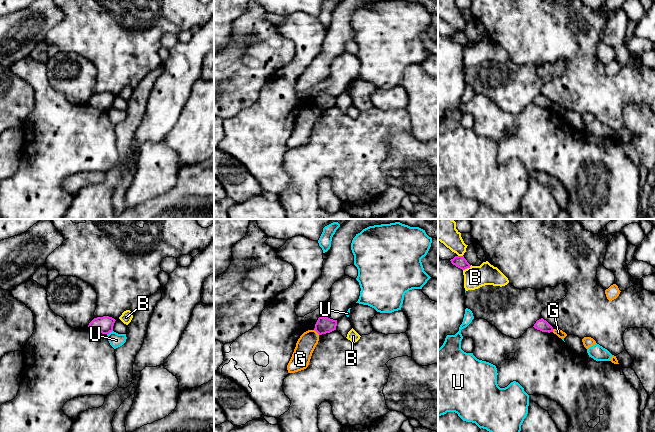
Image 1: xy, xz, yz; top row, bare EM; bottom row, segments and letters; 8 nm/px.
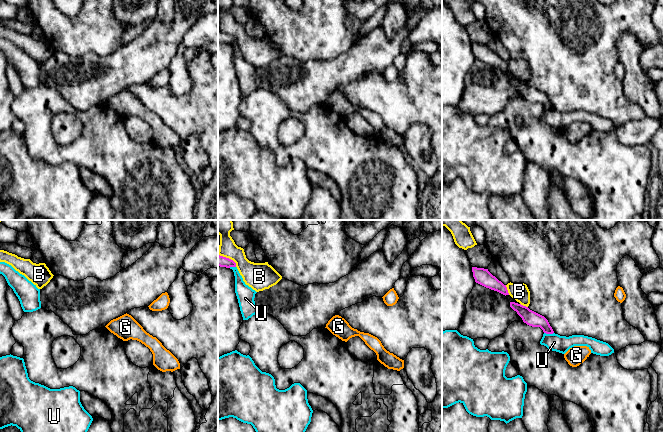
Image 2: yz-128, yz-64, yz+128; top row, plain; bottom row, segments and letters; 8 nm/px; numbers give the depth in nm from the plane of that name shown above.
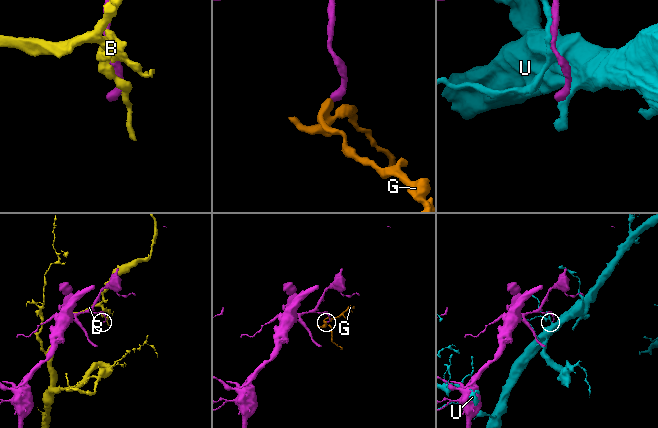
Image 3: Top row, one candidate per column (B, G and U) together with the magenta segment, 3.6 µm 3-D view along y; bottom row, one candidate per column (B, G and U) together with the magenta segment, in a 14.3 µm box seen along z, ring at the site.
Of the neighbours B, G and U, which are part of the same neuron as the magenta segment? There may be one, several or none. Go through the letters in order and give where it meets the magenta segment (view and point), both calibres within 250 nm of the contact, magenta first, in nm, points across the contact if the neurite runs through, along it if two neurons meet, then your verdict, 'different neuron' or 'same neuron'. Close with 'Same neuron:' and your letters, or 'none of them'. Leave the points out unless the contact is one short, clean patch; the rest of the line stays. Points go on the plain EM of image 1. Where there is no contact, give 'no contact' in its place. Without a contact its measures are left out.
B: contact yz (467, 43); calibres 100 and 180 nm; different neuron
G: contact xz (317, 108); calibres 130 and 150 nm; border xz (314, 105), (319, 110); different neuron
U: contact xy (109, 108); calibres 140 and 120 nm; different neuron
Same neuron: none of them

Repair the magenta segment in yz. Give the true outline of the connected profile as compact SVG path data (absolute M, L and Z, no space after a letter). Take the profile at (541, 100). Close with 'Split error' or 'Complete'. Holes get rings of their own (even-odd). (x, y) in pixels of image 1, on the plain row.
M543 94L537 96L533 103L542 108L553 108L553 103Z. Complete

